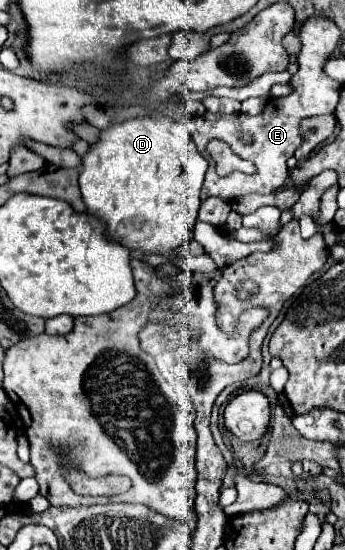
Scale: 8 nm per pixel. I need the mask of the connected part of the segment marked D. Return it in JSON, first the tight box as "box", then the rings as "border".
{"box":[79,116,207,260],"border":[[[137,116],[123,124],[113,122],[101,130],[99,140],[81,156],[79,188],[87,212],[99,216],[107,224],[111,240],[139,250],[143,254],[163,254],[179,260],[175,250],[191,238],[199,210],[199,192],[207,172],[207,160],[199,154],[193,138],[185,130],[185,122],[171,116]]]}

